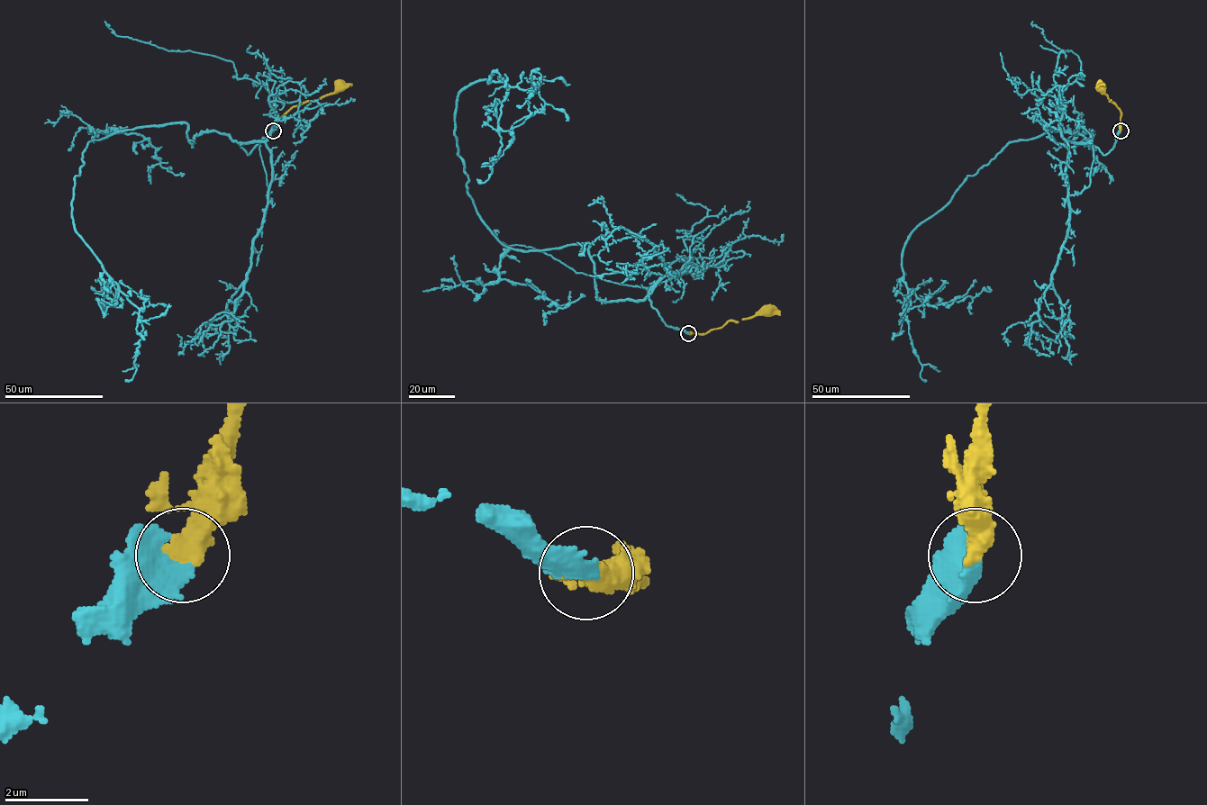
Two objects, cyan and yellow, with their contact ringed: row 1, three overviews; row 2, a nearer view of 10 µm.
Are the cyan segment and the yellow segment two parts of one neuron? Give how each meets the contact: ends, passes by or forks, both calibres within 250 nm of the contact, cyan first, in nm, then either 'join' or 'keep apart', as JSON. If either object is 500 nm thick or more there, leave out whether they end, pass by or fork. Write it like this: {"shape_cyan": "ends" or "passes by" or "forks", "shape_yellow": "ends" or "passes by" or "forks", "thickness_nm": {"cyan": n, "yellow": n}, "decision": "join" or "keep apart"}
{"thickness_nm": {"cyan": 700, "yellow": 600}, "decision": "join"}

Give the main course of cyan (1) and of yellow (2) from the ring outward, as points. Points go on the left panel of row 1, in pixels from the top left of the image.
1: (273, 131), (248, 155), (214, 131), (192, 147), (185, 122), (88, 142), (73, 224), (140, 310), (122, 371)
2: (273, 131), (276, 121), (294, 106), (332, 94), (338, 87)

